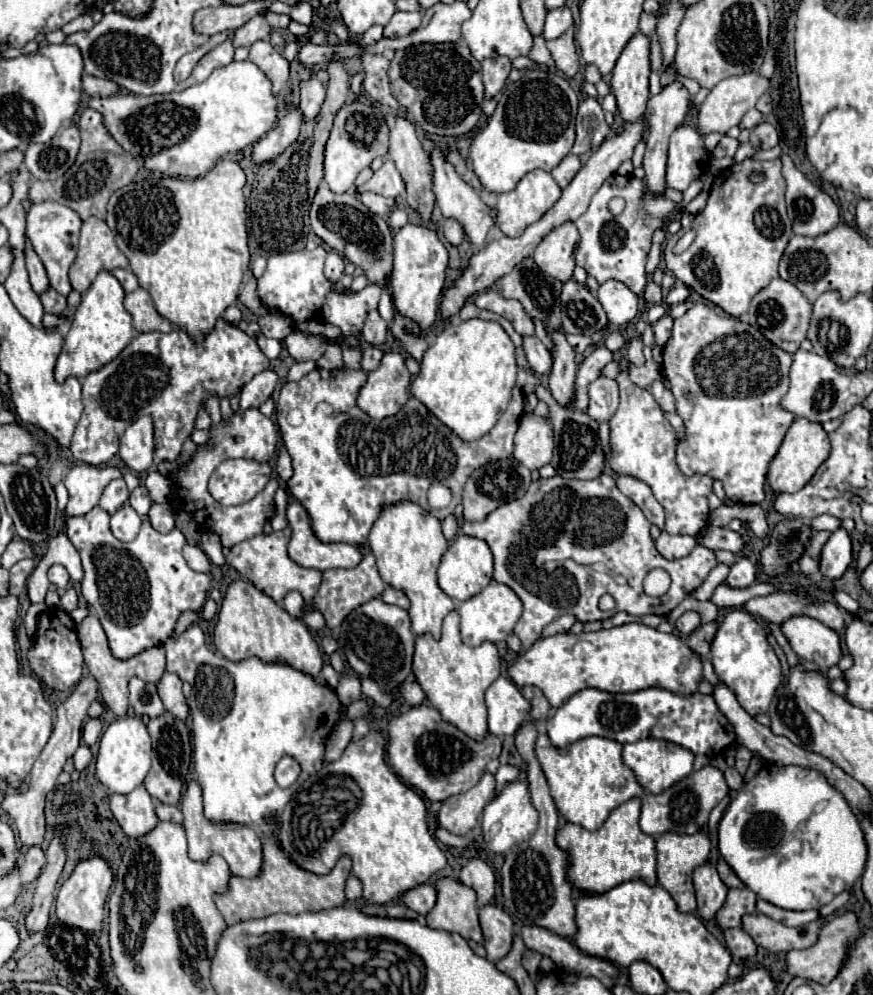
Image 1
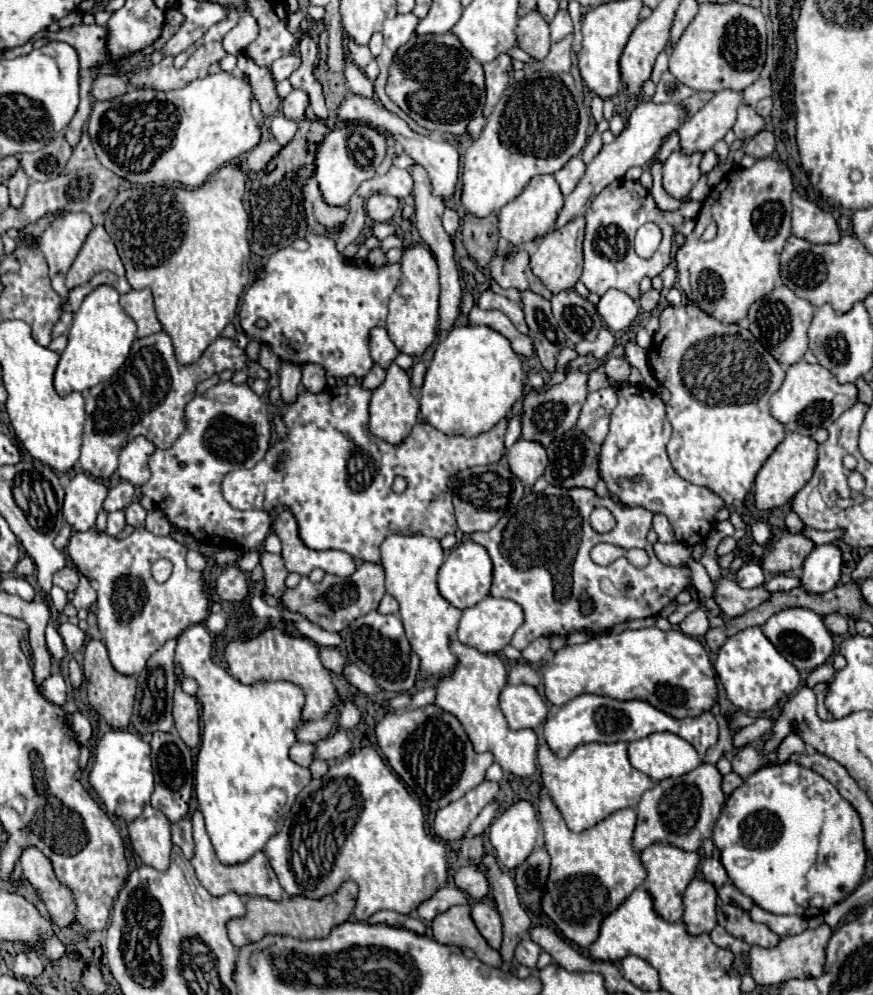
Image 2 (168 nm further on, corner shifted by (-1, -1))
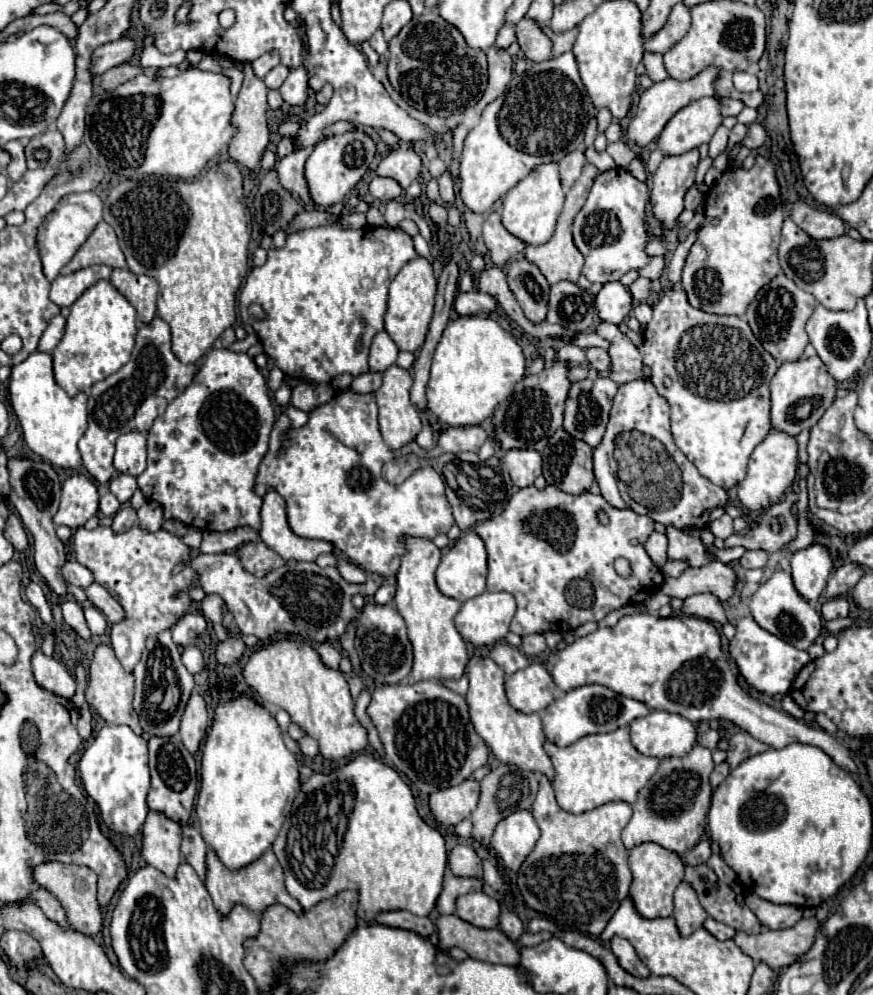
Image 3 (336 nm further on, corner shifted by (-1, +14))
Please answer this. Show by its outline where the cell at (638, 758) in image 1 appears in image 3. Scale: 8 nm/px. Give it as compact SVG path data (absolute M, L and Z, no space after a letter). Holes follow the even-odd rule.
M652 711L630 723L634 747L642 755L666 759L684 757L696 745L696 727L692 721L666 711Z

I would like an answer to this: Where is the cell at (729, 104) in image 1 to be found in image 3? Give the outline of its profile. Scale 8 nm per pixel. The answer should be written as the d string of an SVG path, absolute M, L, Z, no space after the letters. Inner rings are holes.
M702 97L680 109L658 137L664 155L682 155L702 143L710 143L722 123L718 97Z

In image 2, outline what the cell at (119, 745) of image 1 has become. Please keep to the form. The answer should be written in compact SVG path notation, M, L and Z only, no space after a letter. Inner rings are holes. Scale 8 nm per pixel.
M110 730L100 738L96 746L96 760L88 782L100 796L108 814L120 816L126 822L136 820L142 814L142 808L150 802L150 794L154 792L150 746L130 730Z

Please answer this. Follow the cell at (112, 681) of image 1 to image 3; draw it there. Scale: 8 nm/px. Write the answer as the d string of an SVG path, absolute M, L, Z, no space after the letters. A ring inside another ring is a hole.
M100 643L94 649L94 659L90 663L90 683L88 683L88 689L86 689L86 703L90 707L94 707L96 713L106 723L112 723L112 725L128 725L128 727L132 727L134 733L140 735L142 733L142 727L140 727L138 715L132 709L132 697L134 697L134 675L128 673L120 665L120 661L116 659L116 655L114 655L114 651L112 651L110 645Z

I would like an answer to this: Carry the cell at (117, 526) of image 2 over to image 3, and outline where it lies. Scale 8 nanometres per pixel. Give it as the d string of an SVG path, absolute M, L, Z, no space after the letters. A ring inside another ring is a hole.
M104 493L104 495L100 497L100 513L102 513L104 517L114 517L120 507L122 507L120 501L118 501L112 493Z

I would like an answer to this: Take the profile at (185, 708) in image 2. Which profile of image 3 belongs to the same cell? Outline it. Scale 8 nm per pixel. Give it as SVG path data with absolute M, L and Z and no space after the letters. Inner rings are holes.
M194 691L186 703L186 709L182 713L180 721L180 737L182 743L190 753L196 753L200 747L200 741L206 735L208 727L208 713L206 713L206 703L198 691Z

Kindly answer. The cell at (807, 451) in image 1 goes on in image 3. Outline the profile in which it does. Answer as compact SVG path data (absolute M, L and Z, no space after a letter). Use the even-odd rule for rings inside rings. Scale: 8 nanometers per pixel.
M772 429L768 433L768 437L754 449L754 453L750 457L746 479L738 487L738 499L742 501L744 507L748 507L752 511L764 509L764 507L776 503L784 495L784 491L790 489L796 473L798 473L798 441L796 441L796 437L792 437L780 429Z

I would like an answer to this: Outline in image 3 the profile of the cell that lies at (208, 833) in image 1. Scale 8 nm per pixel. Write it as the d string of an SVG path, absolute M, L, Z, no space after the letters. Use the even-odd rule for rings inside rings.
M210 849L210 851L206 853L206 867L208 867L208 871L206 871L206 889L208 889L208 893L210 893L214 905L218 907L220 913L230 911L234 903L242 903L242 905L246 905L250 911L254 911L254 913L260 915L262 909L266 909L266 905L272 905L274 901L278 901L278 903L282 903L282 905L294 909L296 913L298 913L298 909L302 909L300 903L298 903L294 897L288 895L288 891L286 891L286 887L284 887L282 867L280 867L278 859L274 857L272 849L268 849L260 859L252 861L250 865L246 865L246 867L242 867L242 869L236 869L236 871L226 869L226 867L222 865L222 861L218 861L218 855Z

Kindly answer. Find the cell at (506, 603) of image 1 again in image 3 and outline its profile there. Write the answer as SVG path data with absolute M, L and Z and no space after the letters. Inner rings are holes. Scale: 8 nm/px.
M484 591L462 603L454 623L466 641L476 647L490 647L508 635L514 613L514 595L506 591Z

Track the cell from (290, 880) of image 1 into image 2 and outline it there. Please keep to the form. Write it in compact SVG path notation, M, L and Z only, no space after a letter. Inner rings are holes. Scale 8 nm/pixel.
M344 882L336 894L324 896L322 900L310 900L306 896L284 896L280 902L272 902L262 896L246 896L248 912L244 918L236 918L228 922L228 938L236 950L244 948L246 944L254 944L262 940L266 934L292 936L296 940L326 938L330 936L332 928L352 918L356 896L358 896L358 886L354 882Z

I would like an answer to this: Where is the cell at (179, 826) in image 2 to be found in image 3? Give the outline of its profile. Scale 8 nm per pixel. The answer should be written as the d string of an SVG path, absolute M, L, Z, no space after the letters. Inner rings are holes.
M190 823L184 825L182 827L182 855L196 869L196 873L200 875L202 881L206 875L206 863L204 863L206 851L208 851L208 845L202 839L200 829L196 825L190 825Z

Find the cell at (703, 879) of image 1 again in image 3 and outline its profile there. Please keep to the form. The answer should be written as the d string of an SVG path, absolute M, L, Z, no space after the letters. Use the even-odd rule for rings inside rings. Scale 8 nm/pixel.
M680 883L674 893L674 919L682 935L690 935L700 929L708 913L702 907L696 889L690 883Z

